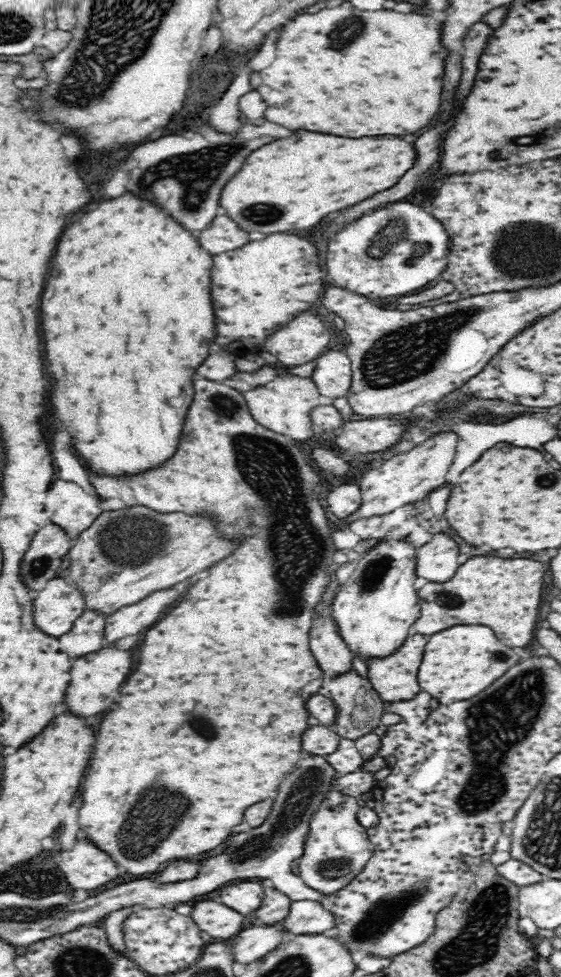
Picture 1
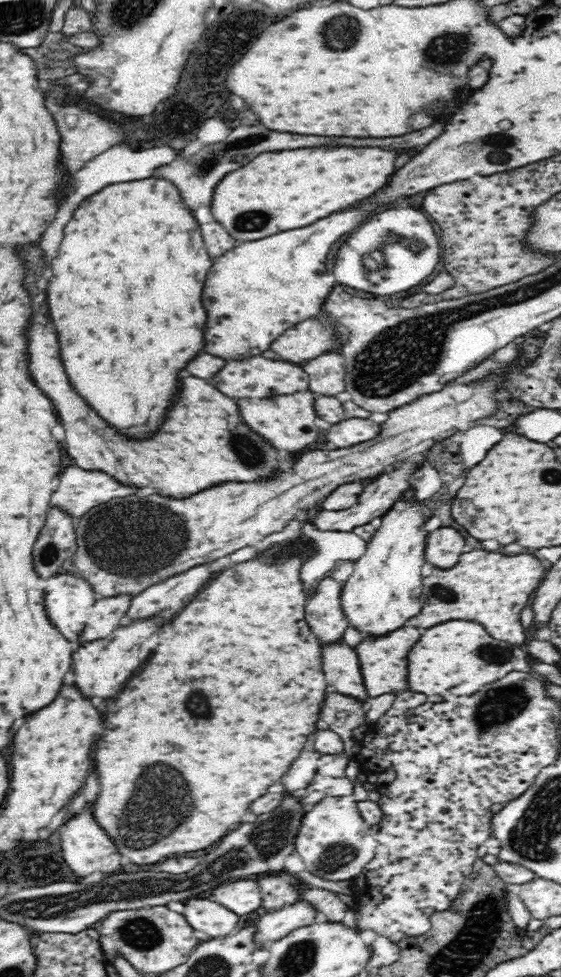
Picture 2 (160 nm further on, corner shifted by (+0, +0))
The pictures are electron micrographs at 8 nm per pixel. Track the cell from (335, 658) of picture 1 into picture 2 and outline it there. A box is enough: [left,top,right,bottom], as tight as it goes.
[306,577,350,644]

